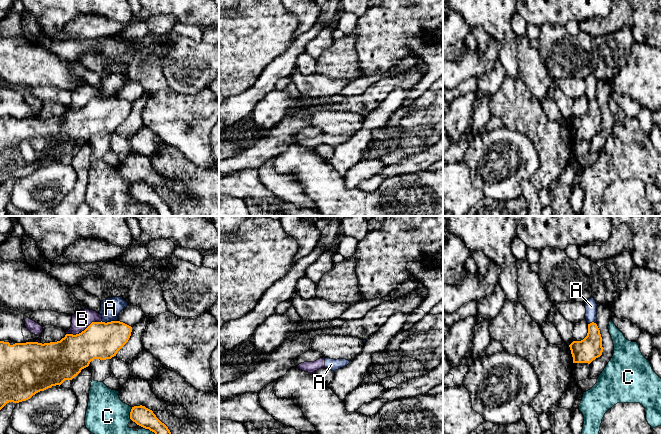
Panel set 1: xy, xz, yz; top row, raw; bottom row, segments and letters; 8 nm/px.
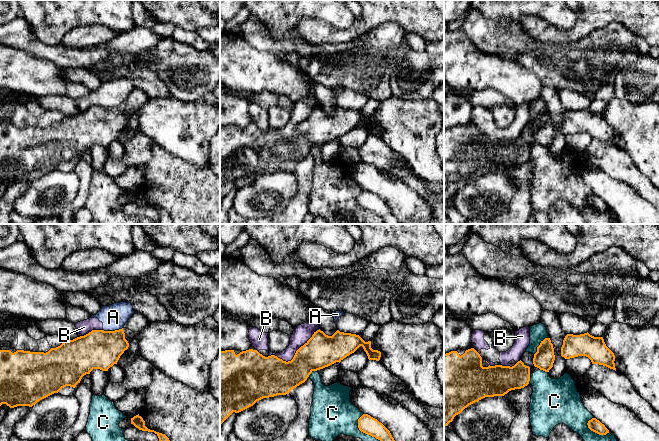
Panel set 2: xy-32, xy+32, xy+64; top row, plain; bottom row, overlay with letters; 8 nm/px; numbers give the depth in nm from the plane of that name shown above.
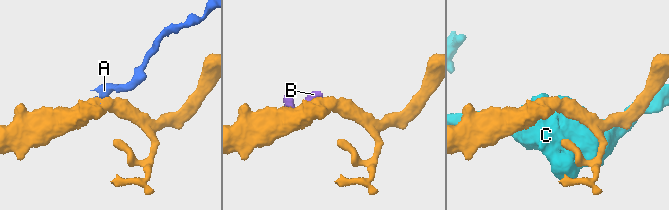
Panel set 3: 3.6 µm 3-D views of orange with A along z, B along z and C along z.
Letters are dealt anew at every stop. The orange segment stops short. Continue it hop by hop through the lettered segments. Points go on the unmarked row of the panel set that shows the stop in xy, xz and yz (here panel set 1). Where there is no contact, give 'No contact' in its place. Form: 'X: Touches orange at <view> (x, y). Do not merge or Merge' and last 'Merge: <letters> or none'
A: Touches orange at xy (109, 98). Do not merge
B: Touches orange at xy (84, 106). Do not merge
C: Touches orange at xy (130, 189). Do not merge
Merge: none

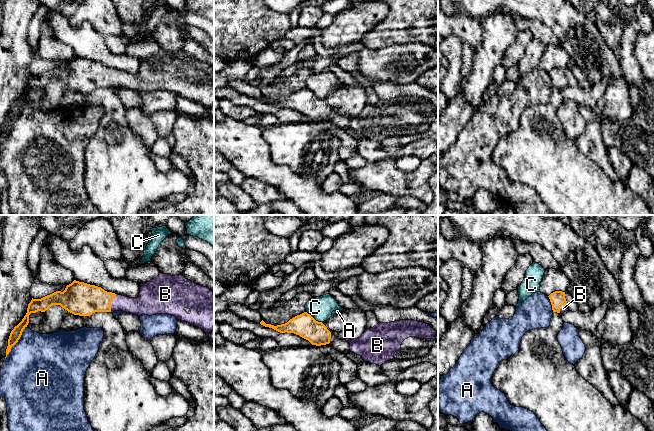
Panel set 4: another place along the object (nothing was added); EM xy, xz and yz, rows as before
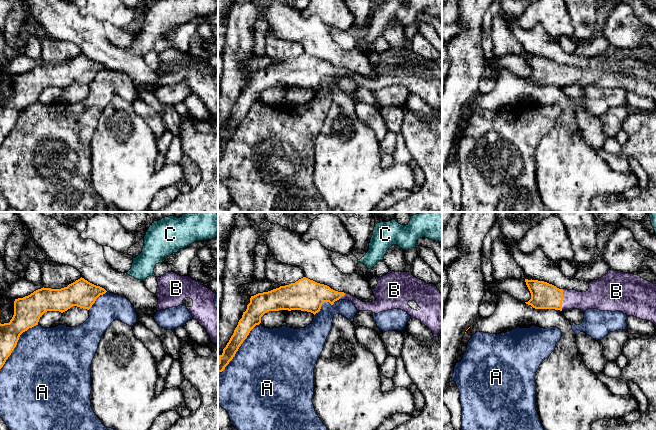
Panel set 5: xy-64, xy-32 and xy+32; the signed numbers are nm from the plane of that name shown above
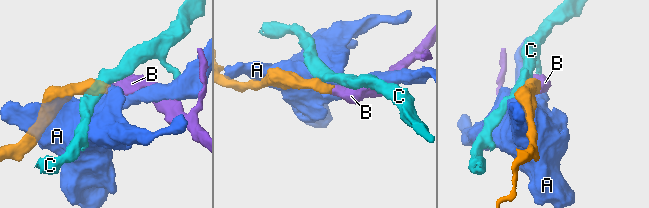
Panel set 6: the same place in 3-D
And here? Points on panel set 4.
A: Touches orange at xy (17, 117). Do not merge
B: Touches orange at xy (110, 79). Merge
C: Touches orange at xz (313, 94). Do not merge
Merge: B

